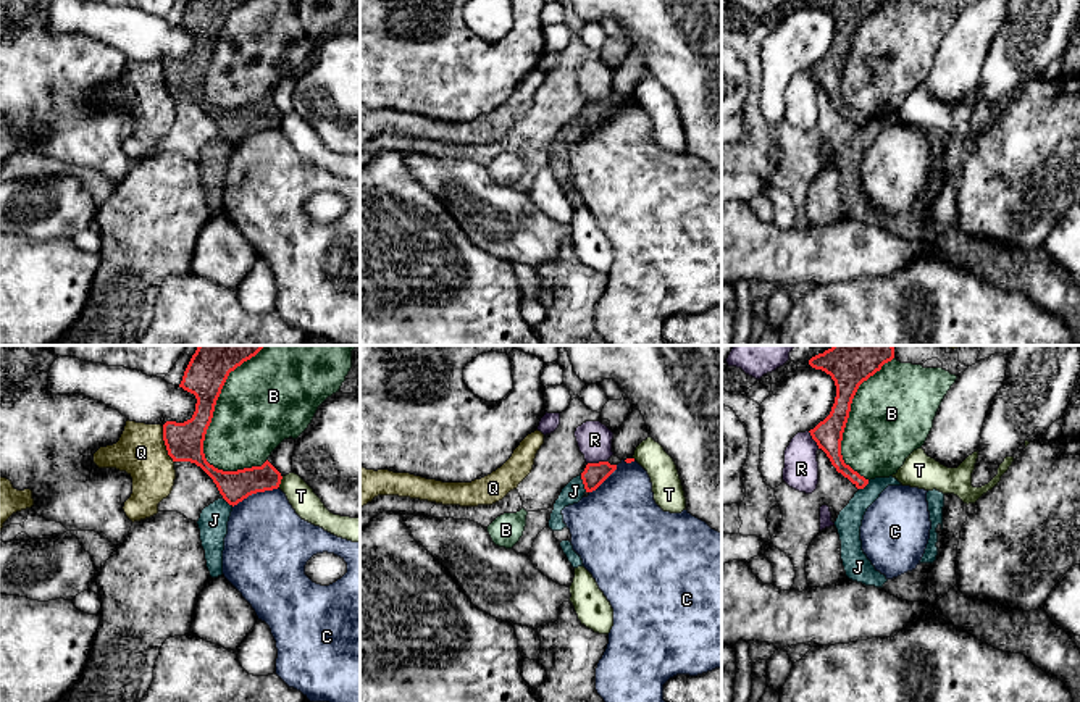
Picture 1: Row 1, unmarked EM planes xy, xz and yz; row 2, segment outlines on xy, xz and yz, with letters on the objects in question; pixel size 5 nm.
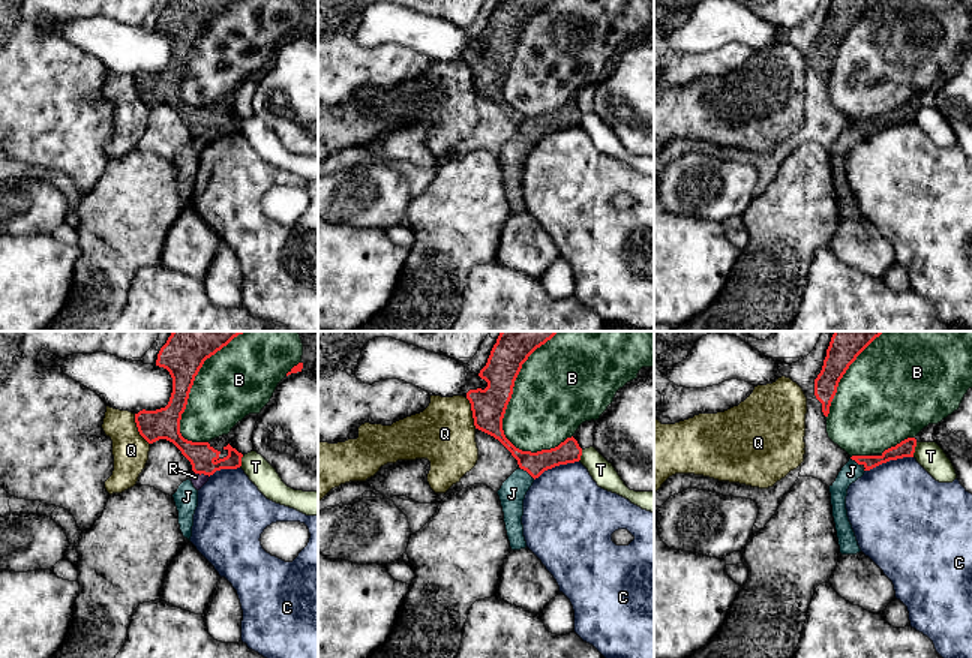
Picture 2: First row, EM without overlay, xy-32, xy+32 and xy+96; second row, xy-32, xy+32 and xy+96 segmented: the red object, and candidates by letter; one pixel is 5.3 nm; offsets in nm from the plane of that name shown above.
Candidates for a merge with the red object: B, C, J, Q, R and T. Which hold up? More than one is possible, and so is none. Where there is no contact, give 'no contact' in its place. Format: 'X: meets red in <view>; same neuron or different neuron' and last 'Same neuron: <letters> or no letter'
B: meets red in xy; different neuron
C: meets red in xy; different neuron
J: meets red in xz; same neuron
Q: meets red in xy; different neuron
R: meets red in xz; different neuron
T: meets red in xy; different neuron
Same neuron: J

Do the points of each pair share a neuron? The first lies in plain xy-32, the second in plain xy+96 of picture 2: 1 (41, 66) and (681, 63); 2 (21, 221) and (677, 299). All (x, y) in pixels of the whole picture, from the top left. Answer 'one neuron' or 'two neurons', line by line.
1: one neuron
2: two neurons

